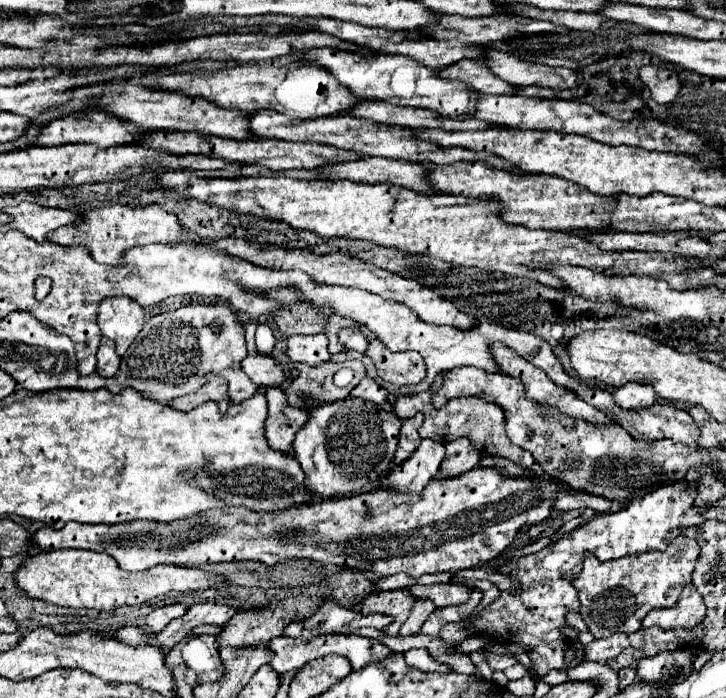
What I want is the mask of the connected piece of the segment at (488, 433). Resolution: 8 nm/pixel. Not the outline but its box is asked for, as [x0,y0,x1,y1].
[394,374,536,468]

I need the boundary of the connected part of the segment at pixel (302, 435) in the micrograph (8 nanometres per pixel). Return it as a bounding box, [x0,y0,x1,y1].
[292,398,402,496]

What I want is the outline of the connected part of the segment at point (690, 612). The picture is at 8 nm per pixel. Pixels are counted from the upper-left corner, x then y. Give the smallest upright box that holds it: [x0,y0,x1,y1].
[642,586,706,630]

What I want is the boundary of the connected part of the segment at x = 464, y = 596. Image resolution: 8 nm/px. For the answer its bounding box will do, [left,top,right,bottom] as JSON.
[408,584,472,608]

